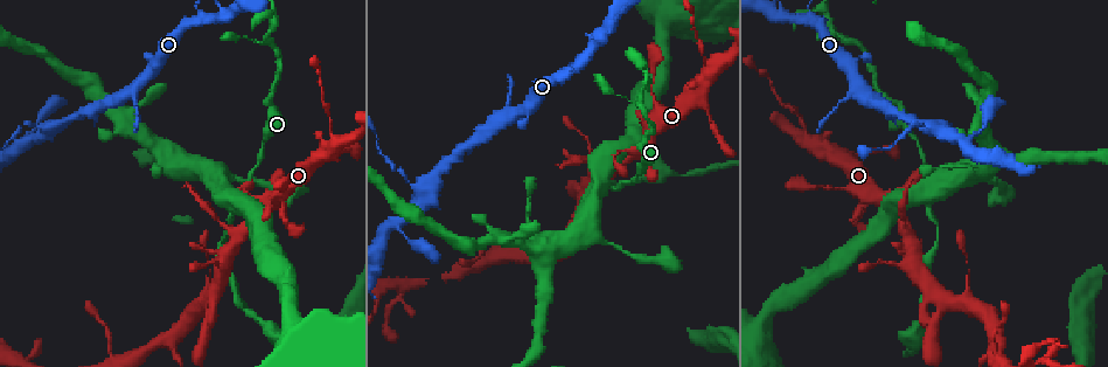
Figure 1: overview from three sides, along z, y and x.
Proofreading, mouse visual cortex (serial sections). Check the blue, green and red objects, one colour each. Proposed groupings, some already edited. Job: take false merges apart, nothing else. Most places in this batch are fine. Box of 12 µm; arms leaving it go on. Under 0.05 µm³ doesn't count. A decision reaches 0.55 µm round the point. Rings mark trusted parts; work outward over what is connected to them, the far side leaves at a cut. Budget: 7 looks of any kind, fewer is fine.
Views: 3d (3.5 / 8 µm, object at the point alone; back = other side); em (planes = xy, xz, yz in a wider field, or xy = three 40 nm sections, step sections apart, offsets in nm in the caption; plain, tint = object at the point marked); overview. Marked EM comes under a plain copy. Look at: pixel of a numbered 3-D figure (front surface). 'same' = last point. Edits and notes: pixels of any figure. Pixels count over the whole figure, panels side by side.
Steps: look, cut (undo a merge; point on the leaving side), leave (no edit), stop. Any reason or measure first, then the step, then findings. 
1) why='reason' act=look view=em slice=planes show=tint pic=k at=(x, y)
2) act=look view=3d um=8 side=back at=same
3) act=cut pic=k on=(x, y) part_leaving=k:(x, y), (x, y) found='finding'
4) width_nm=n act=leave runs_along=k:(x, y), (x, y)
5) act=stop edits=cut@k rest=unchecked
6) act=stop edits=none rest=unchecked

why='four-way junction' act=look view=3d um=3.5 pic=1 at=(603, 184)

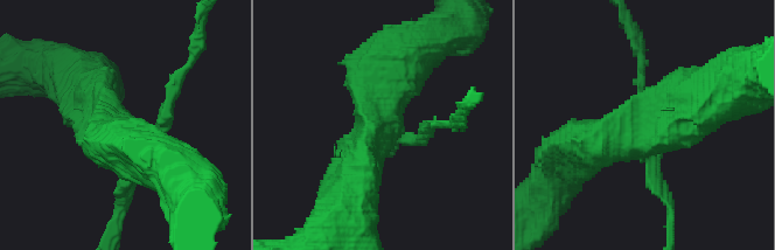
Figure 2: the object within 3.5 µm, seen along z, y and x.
arms=4 arm_widths_nm=150,200,600,600 act=look view=em slice=planes show=tint pic=2 at=(646, 140)

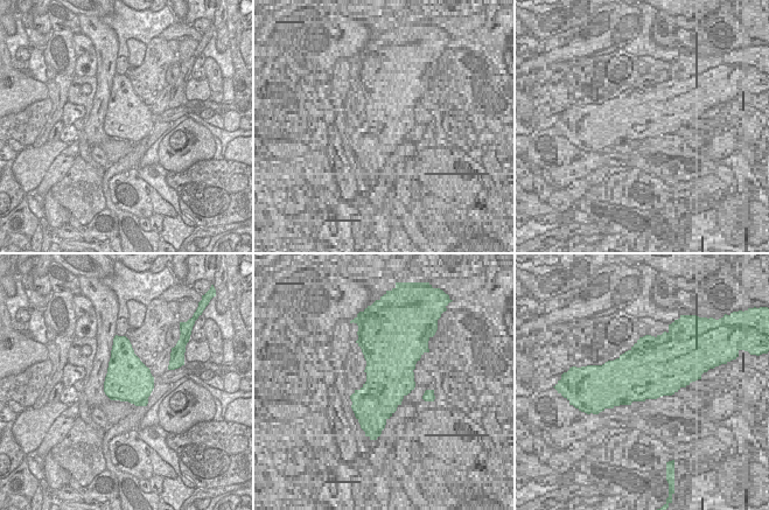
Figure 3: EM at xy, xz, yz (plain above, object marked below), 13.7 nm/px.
why='cut it another way' act=look view=em slice=xy step=3 show=tint at=same

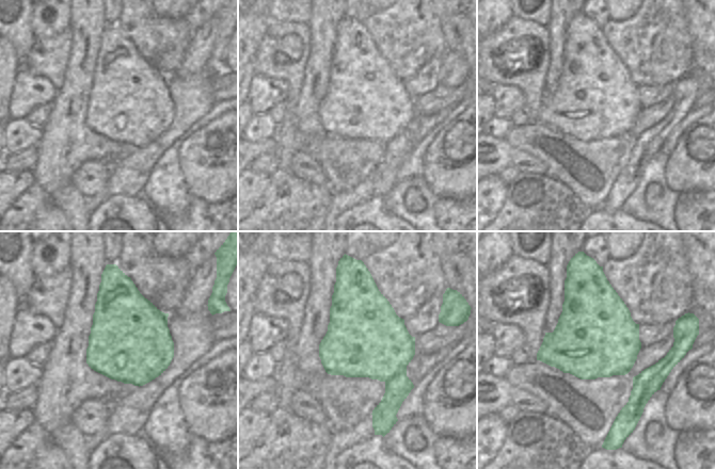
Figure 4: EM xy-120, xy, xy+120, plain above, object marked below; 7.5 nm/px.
act=leave runs_along=2:(647, 118), (581, 147) found='one cell here'

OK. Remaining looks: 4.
why='a fork' act=look view=3d um=8 pic=1 at=(638, 103)

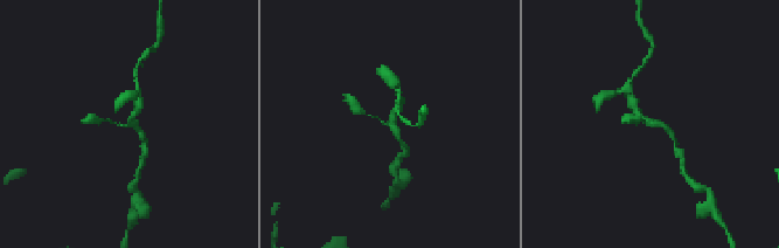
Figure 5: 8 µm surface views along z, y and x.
why='shape alone is not enough' act=look view=em slice=xy step=2 show=tint pic=5 at=(651, 122)

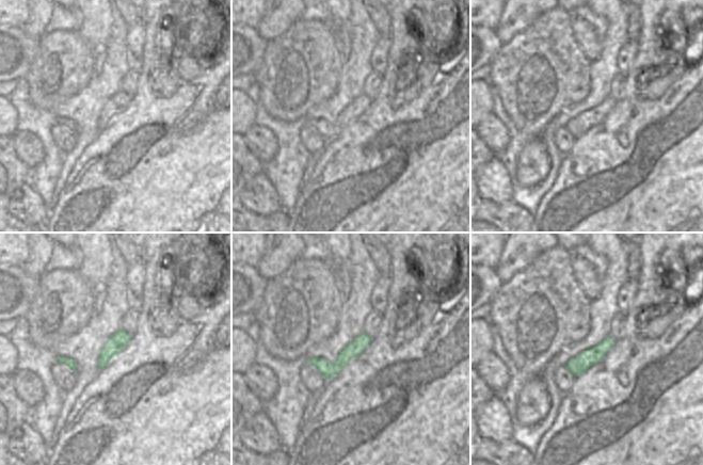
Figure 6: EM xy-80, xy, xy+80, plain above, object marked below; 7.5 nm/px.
act=leave runs_along=6:(368, 339), (337, 365), (313, 363) found='continuous, no second cell'

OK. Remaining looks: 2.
why='a narrow waist' act=look view=3d um=3.5 pic=1 at=(801, 118)

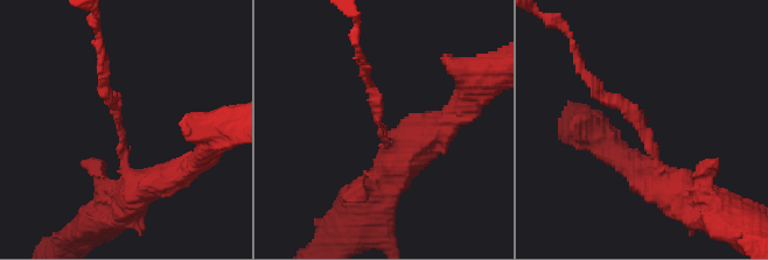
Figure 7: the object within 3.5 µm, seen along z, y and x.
arm_widths_nm=150,400 act=look view=em slice=xy step=5 show=tint pic=7 at=(120, 130)

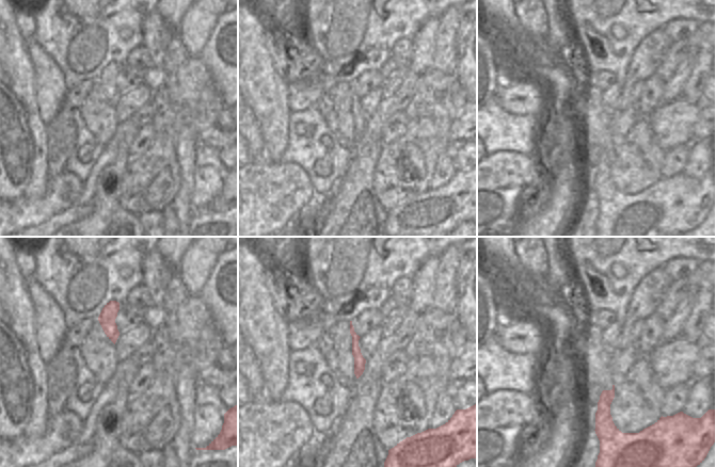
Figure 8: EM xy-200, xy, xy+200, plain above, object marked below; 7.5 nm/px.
act=leave runs_along=8:(354, 336), (358, 373) found='all the same cell'

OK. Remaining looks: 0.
act=stop edits=none rest=unchecked

